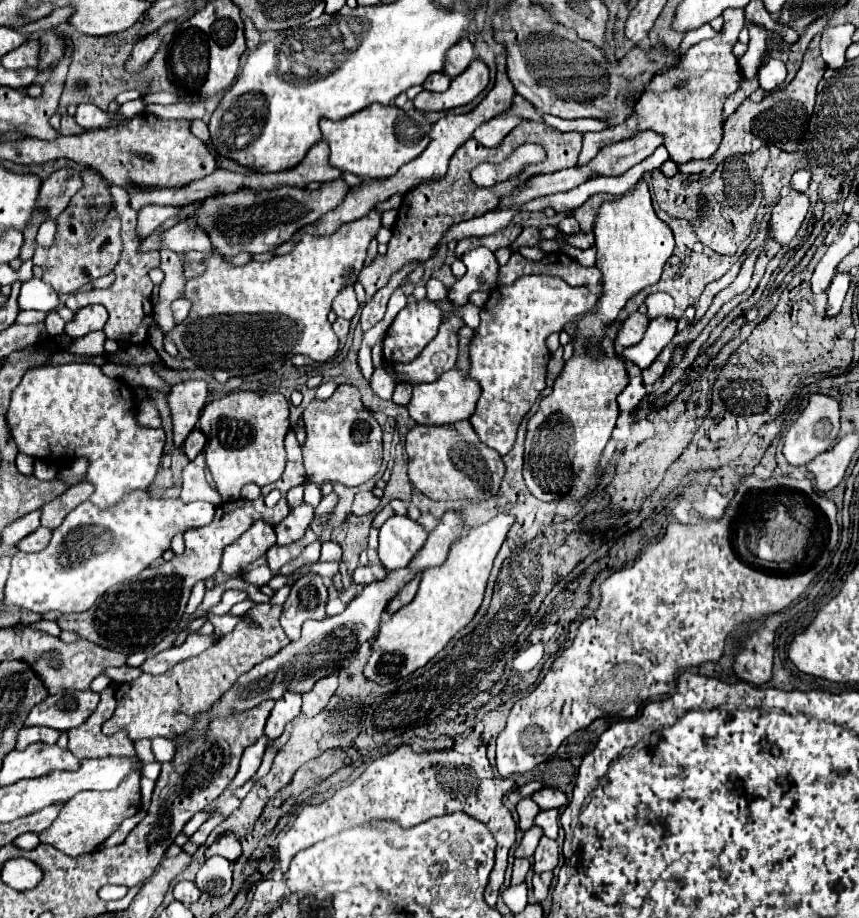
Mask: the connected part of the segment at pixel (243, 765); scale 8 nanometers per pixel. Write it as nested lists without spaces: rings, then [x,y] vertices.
[[[260,736],[252,746],[248,746],[242,754],[242,762],[240,762],[240,770],[236,774],[236,778],[230,782],[228,790],[234,790],[236,786],[242,786],[244,782],[250,780],[250,776],[258,770],[260,762],[262,762],[262,756],[264,756],[264,750],[268,746],[268,738],[266,736]]]

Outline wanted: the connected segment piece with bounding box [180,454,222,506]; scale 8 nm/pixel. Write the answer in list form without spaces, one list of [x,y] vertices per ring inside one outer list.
[[[200,454],[196,460],[192,460],[184,470],[182,470],[182,502],[194,502],[194,500],[206,500],[214,506],[220,506],[222,496],[208,486],[204,478],[204,454]]]

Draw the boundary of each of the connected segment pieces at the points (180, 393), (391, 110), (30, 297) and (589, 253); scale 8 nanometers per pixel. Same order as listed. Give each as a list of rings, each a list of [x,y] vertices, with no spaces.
[[[188,380],[172,386],[168,392],[168,406],[174,418],[174,442],[180,448],[188,434],[196,428],[200,412],[208,400],[208,382]]]
[[[372,104],[344,120],[320,120],[324,140],[330,144],[330,166],[368,178],[388,178],[400,166],[414,160],[428,146],[430,124],[420,110],[402,110],[398,106]]]
[[[30,278],[28,282],[22,284],[18,306],[20,310],[50,312],[58,306],[58,294],[52,290],[52,286],[44,284],[42,278]]]
[[[558,238],[558,242],[560,242],[560,246],[562,246],[562,250],[566,250],[576,262],[580,262],[582,266],[594,266],[594,258],[596,258],[596,250],[594,248],[588,248],[588,250],[580,250],[580,248],[572,248],[572,246],[568,246],[568,244],[564,244],[560,238]]]

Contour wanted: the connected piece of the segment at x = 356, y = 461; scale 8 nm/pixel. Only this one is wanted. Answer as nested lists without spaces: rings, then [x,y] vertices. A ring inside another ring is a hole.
[[[340,384],[328,400],[310,402],[304,410],[306,442],[302,446],[306,476],[316,482],[340,482],[360,486],[376,476],[382,464],[382,428],[364,408],[360,392],[352,384]]]

